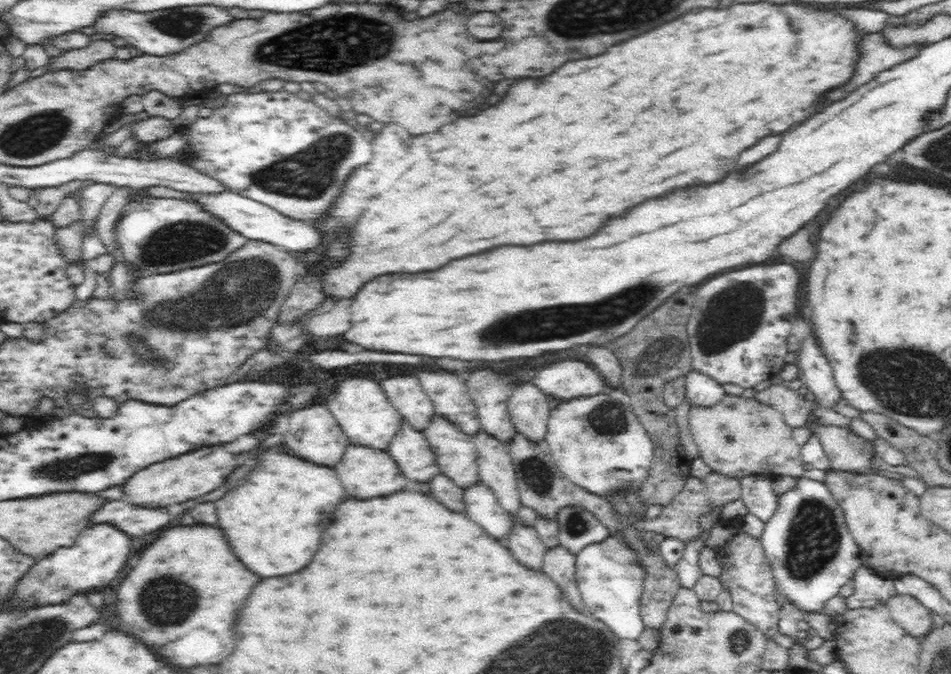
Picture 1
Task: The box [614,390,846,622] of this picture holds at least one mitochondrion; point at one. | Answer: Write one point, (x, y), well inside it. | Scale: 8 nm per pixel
(812, 542)

